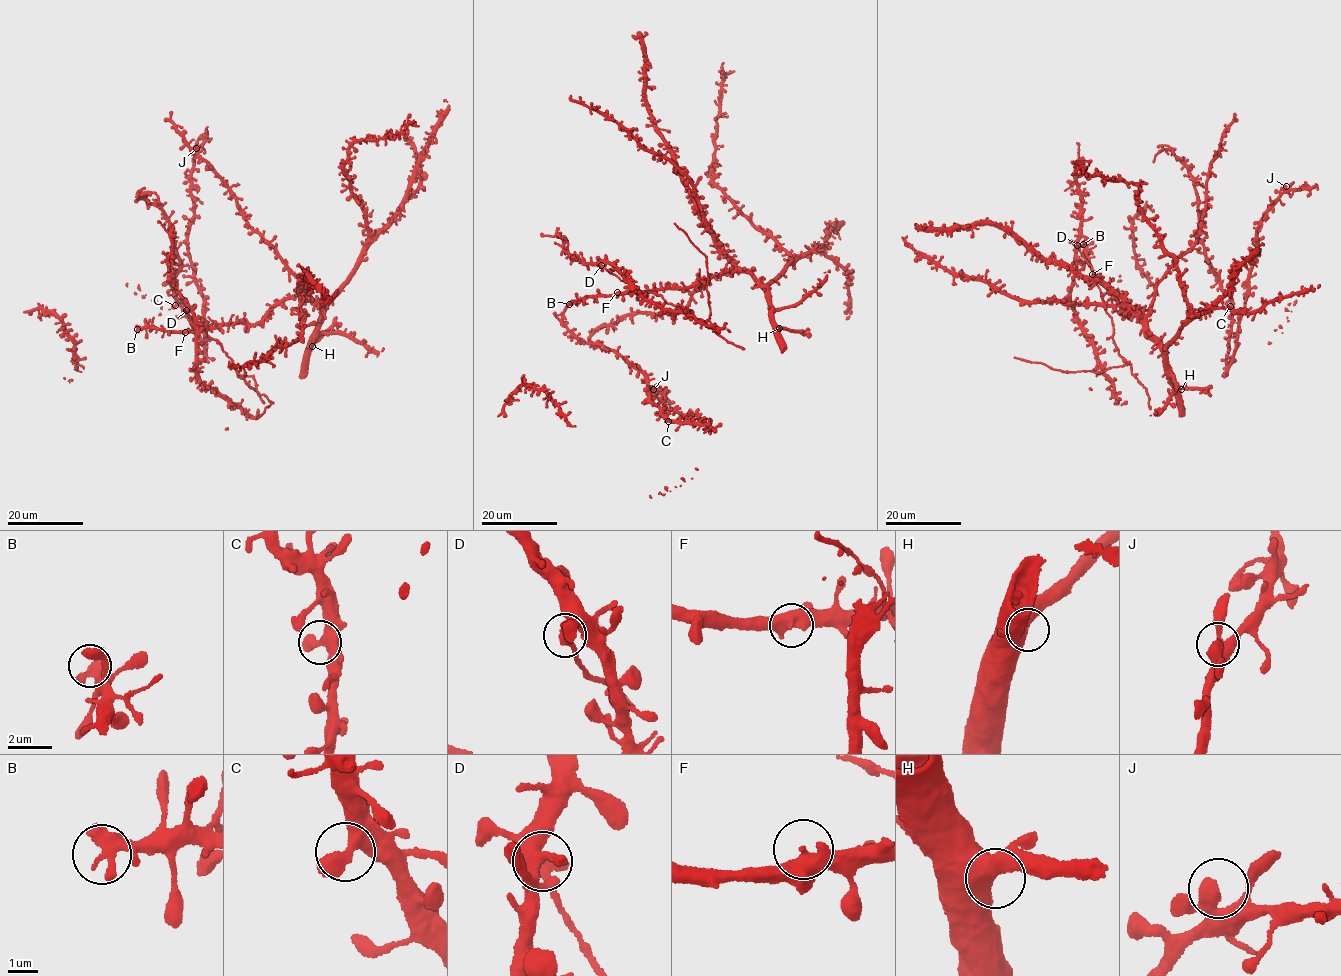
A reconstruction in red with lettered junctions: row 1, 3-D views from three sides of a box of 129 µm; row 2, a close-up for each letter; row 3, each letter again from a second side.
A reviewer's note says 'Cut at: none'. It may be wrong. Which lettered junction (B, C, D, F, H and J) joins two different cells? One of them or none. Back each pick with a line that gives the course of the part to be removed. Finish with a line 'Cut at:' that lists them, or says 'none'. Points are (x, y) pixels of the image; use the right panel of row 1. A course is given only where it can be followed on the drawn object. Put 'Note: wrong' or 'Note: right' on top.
Note: right
Cut at: none

